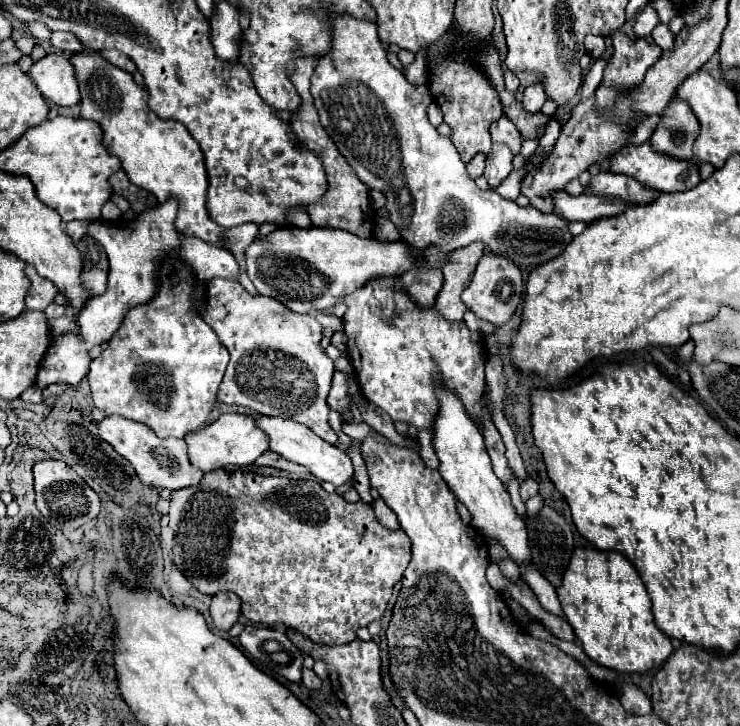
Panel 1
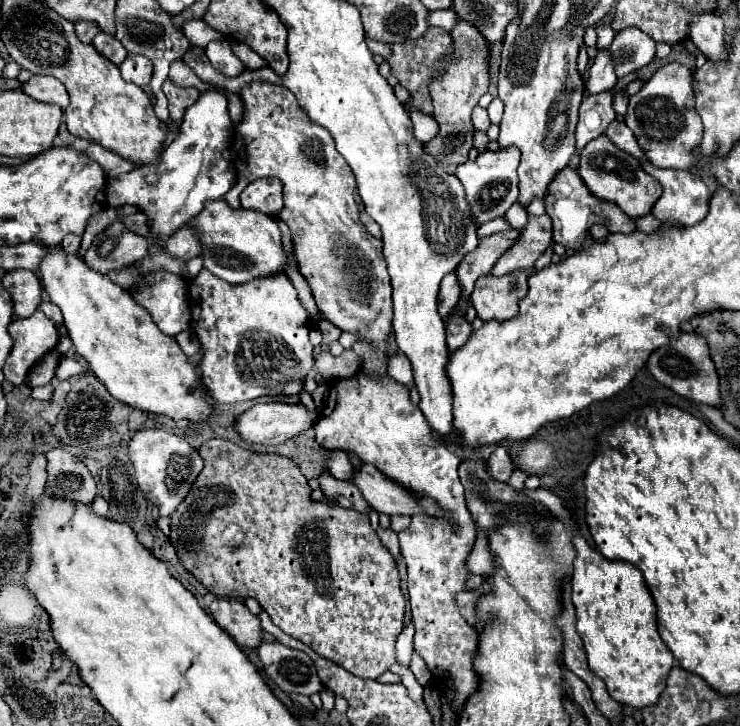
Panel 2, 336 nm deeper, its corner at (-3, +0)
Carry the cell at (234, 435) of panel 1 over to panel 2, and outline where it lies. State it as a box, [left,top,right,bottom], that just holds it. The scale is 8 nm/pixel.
[234,404,314,446]

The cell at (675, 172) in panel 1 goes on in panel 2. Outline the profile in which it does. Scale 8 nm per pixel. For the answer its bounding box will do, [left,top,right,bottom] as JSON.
[578,136,660,218]

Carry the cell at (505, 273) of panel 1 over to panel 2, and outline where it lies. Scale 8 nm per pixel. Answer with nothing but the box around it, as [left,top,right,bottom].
[470,270,528,320]

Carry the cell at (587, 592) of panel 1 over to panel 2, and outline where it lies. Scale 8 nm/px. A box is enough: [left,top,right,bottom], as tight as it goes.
[524,488,674,708]

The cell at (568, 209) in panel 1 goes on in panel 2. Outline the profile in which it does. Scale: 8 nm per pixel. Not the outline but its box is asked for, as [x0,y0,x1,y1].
[640,160,712,226]

